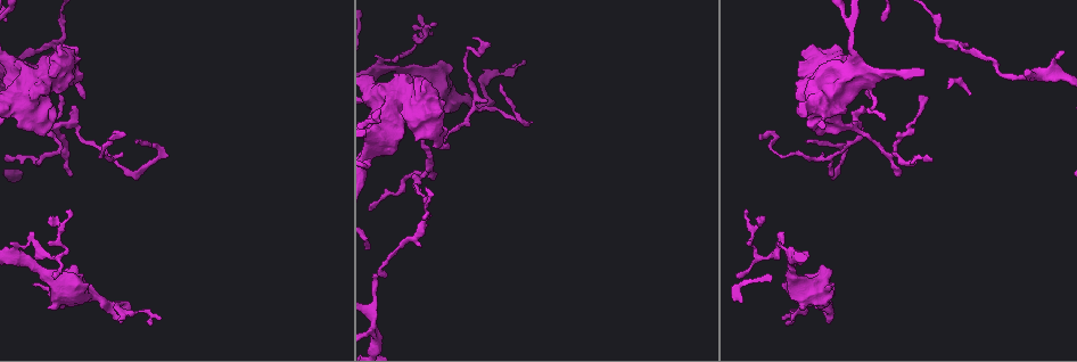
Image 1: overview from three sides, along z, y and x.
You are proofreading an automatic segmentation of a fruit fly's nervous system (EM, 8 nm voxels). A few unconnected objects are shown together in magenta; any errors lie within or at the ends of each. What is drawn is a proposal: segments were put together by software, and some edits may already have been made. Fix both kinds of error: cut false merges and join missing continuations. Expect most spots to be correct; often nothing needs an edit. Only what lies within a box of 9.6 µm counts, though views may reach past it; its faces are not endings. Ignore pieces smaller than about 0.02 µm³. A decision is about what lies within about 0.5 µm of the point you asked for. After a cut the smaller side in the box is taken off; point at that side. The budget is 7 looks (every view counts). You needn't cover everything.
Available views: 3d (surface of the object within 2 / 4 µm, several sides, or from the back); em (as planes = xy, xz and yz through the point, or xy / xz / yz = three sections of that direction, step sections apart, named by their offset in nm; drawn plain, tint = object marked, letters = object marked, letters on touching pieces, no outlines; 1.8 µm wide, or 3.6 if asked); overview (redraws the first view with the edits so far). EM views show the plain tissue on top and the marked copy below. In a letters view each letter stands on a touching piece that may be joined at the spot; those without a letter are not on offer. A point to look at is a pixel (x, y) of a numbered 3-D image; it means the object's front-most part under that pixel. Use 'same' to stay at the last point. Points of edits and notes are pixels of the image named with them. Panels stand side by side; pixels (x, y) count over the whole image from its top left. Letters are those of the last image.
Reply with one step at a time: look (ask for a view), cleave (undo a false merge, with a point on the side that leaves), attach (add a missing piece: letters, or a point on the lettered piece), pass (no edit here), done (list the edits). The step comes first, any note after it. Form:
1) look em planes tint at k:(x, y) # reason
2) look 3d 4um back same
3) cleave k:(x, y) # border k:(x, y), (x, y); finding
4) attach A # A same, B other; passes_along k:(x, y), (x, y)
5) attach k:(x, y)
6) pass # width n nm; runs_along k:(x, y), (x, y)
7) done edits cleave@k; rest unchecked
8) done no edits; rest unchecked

look em xz step 8 letters at 1:(783, 320) # thin end

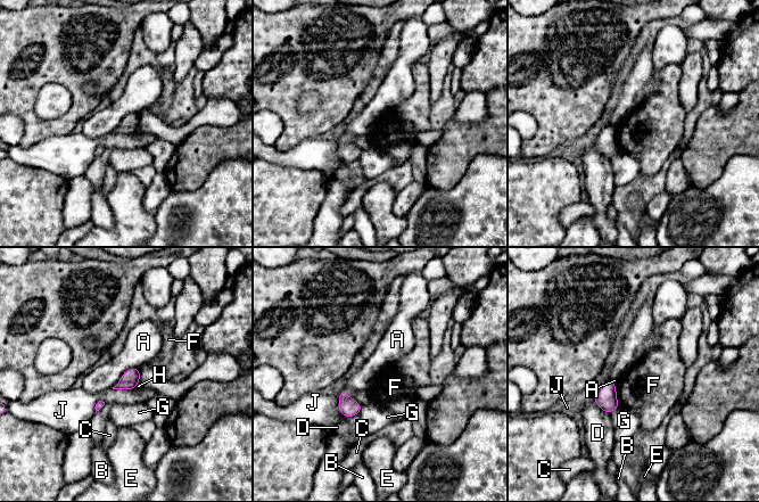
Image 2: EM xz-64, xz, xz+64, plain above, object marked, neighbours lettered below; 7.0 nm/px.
look em planes letters same # another direction

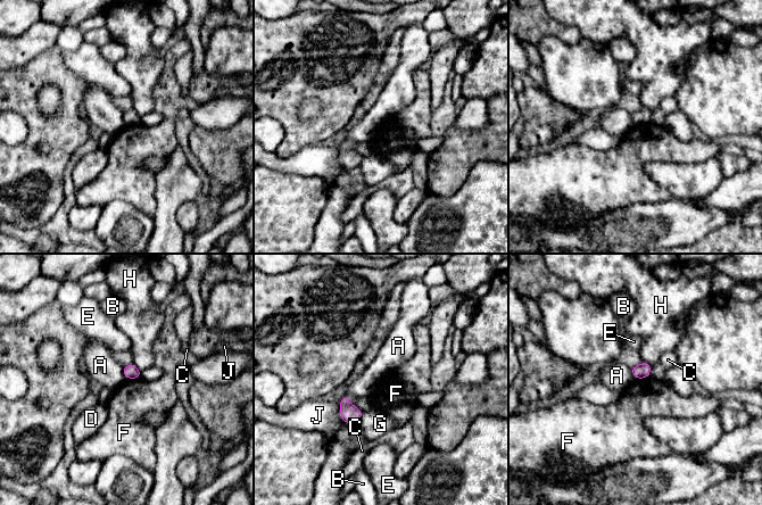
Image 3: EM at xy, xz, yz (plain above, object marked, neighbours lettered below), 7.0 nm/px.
pass # A other, B other, C other, D other, E other, F other, G other, H other, J other; border 3:(649, 375), (643, 379), (635, 379); no lettered piece goes on from it

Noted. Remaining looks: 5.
look em xz step 4 letters at 1:(831, 283) # free end

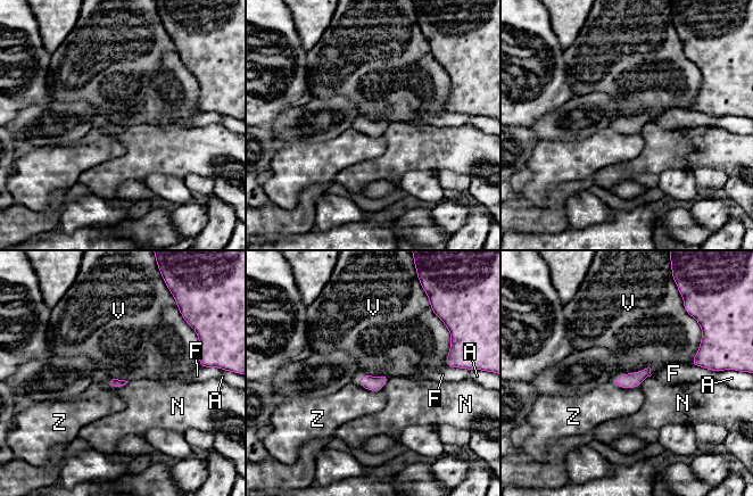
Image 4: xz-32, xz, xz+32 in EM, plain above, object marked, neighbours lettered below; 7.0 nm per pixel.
look em planes letters same # cut it another way

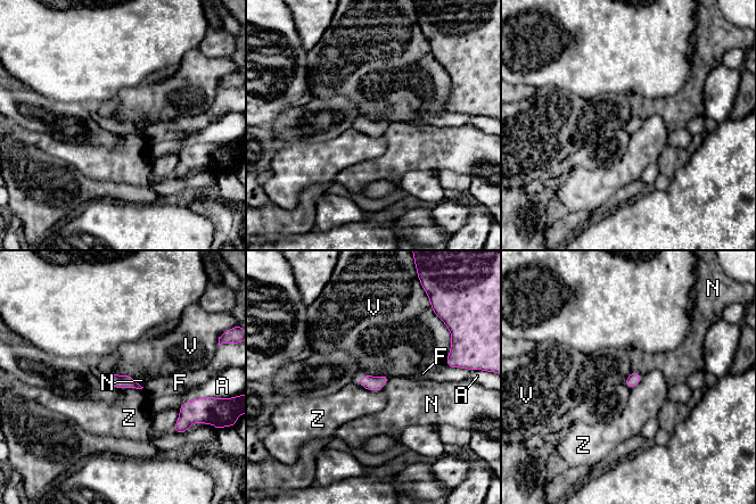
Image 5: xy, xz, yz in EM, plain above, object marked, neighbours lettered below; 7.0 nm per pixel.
pass # A other, F other, N other, V other, Z other; border 5:(366, 373), (389, 377); no lettered piece goes on from it

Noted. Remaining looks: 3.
look em planes tint at 1:(851, 123) # thin arm on a thick one

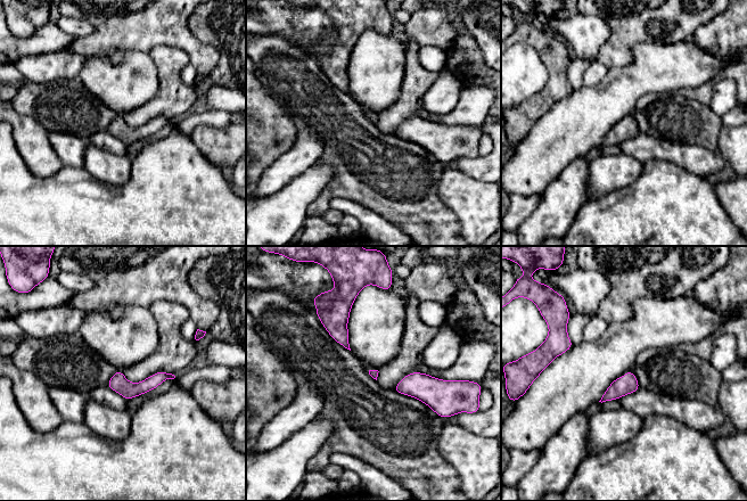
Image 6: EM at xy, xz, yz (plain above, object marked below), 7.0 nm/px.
look em planes letters same

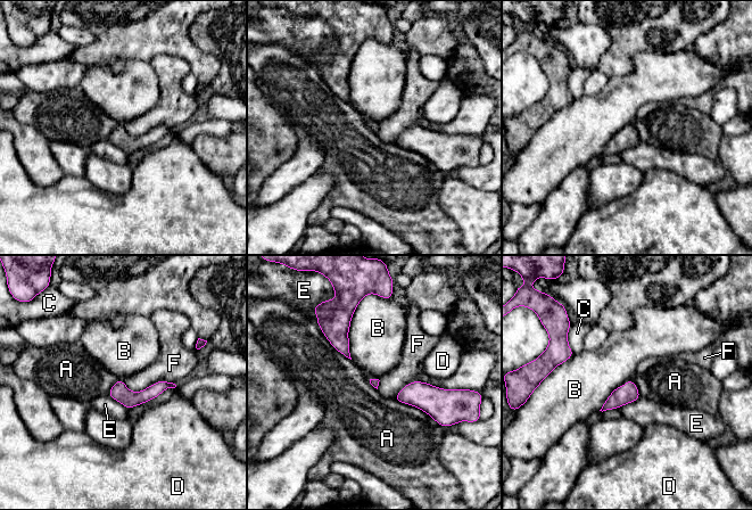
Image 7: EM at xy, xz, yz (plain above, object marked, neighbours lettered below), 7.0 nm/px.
pass # width 60 nm; A other, B other, C other, D other, E other, F other; border 7:(358, 305), (348, 332), (350, 359); all the same neuron

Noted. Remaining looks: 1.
done no edits; rest unchecked

